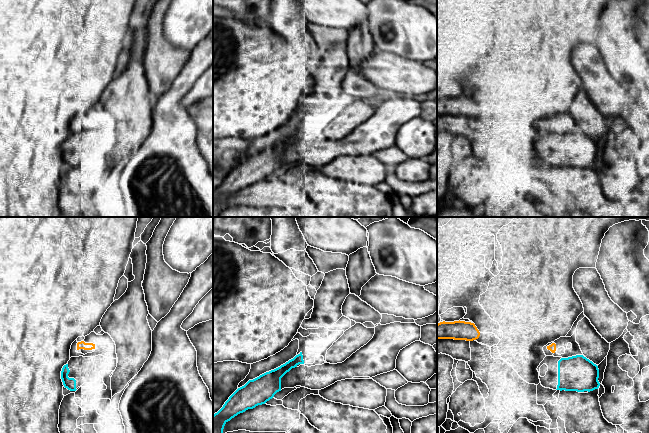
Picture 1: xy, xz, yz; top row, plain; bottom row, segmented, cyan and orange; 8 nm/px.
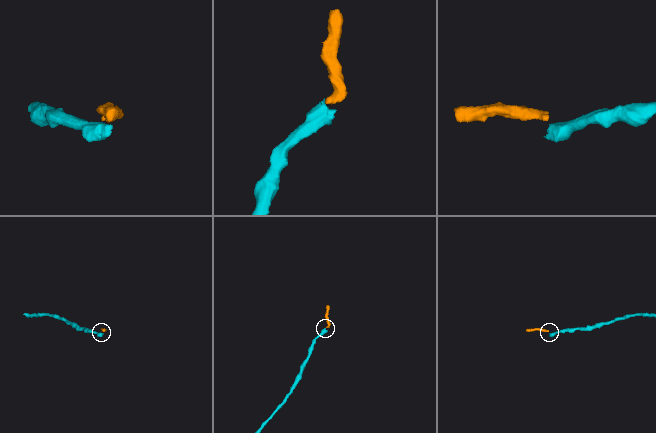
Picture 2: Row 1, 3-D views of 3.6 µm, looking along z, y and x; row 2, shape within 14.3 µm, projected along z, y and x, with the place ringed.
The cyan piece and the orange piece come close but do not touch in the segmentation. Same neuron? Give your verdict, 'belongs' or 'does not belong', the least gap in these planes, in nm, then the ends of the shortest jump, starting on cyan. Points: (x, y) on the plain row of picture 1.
does not belong; 70 nm apart; from cyan across yz (560, 135), (554, 128)

